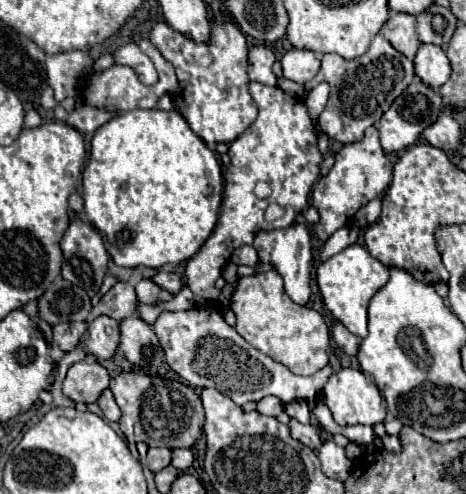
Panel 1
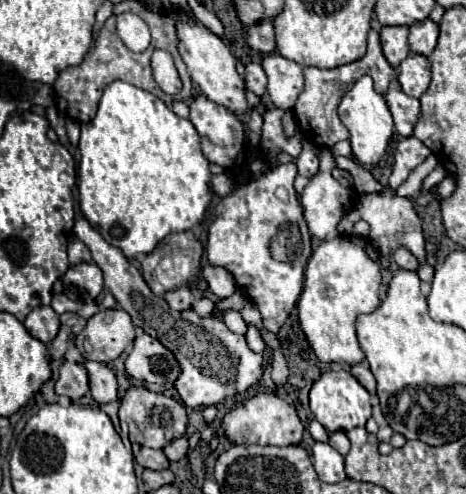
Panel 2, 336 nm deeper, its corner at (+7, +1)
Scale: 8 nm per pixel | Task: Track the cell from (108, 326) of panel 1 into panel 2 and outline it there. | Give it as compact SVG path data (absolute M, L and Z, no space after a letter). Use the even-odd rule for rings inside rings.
M113 308L91 316L81 334L77 334L75 346L85 360L113 362L133 338L135 326L129 314L121 308Z

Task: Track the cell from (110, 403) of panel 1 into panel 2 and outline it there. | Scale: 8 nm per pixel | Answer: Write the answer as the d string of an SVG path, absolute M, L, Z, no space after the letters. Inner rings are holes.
M83 362L89 372L91 394L99 404L107 404L117 400L117 378L115 372L101 362Z

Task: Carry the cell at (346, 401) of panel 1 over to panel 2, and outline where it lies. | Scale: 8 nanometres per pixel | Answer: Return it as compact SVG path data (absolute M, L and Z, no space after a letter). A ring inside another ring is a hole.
M347 370L323 372L321 378L313 384L309 398L311 398L311 412L325 426L327 432L337 432L337 430L349 432L357 426L365 426L367 418L371 416L369 392Z

